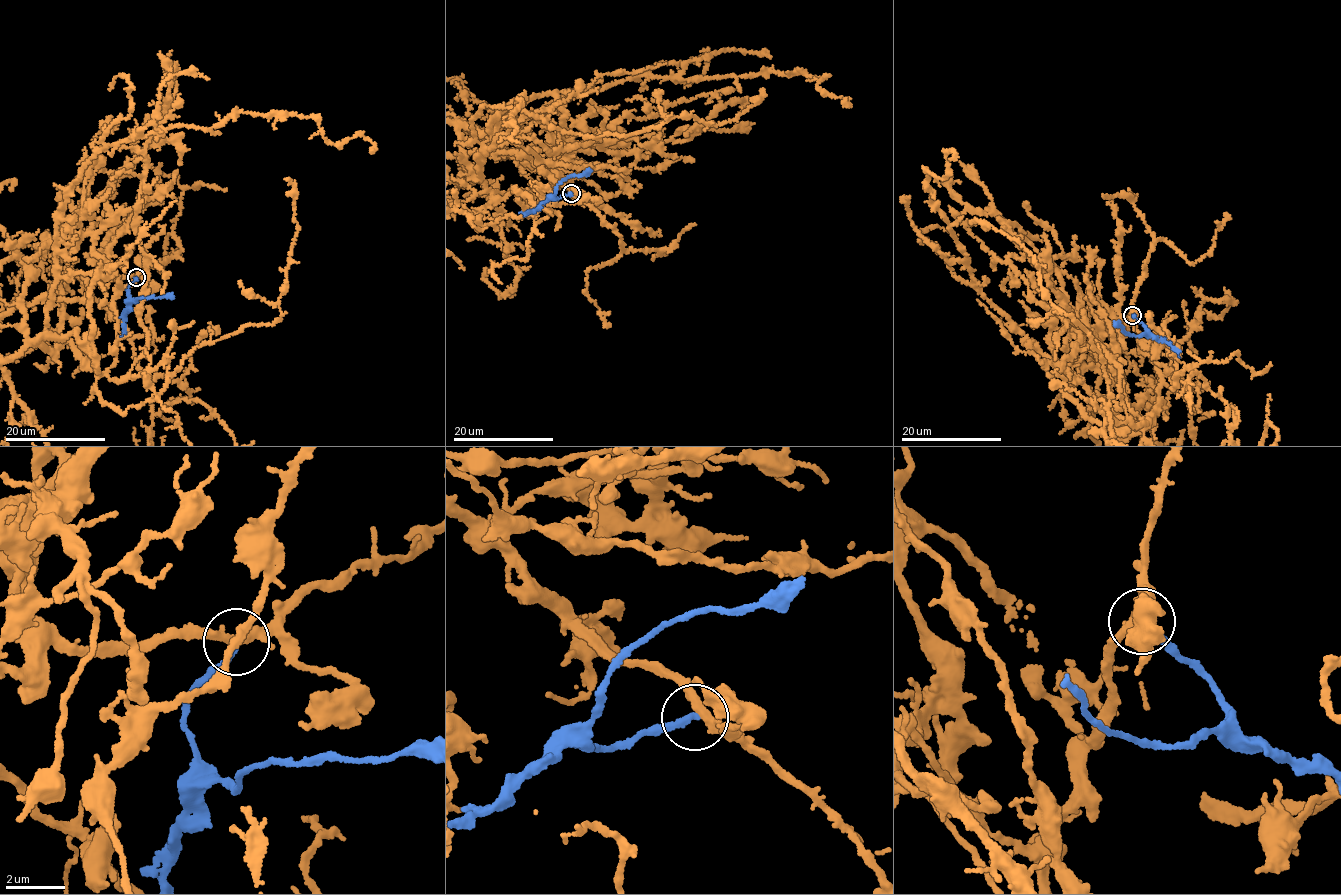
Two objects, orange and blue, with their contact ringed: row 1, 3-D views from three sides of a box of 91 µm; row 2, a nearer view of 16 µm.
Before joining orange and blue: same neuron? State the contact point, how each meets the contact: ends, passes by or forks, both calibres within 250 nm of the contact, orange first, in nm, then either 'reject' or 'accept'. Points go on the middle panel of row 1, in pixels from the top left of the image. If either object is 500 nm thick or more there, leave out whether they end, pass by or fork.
at (571, 193); orange forks there; blue ends there; 260 nm thick on the orange side, 240 nm on the other; reject

